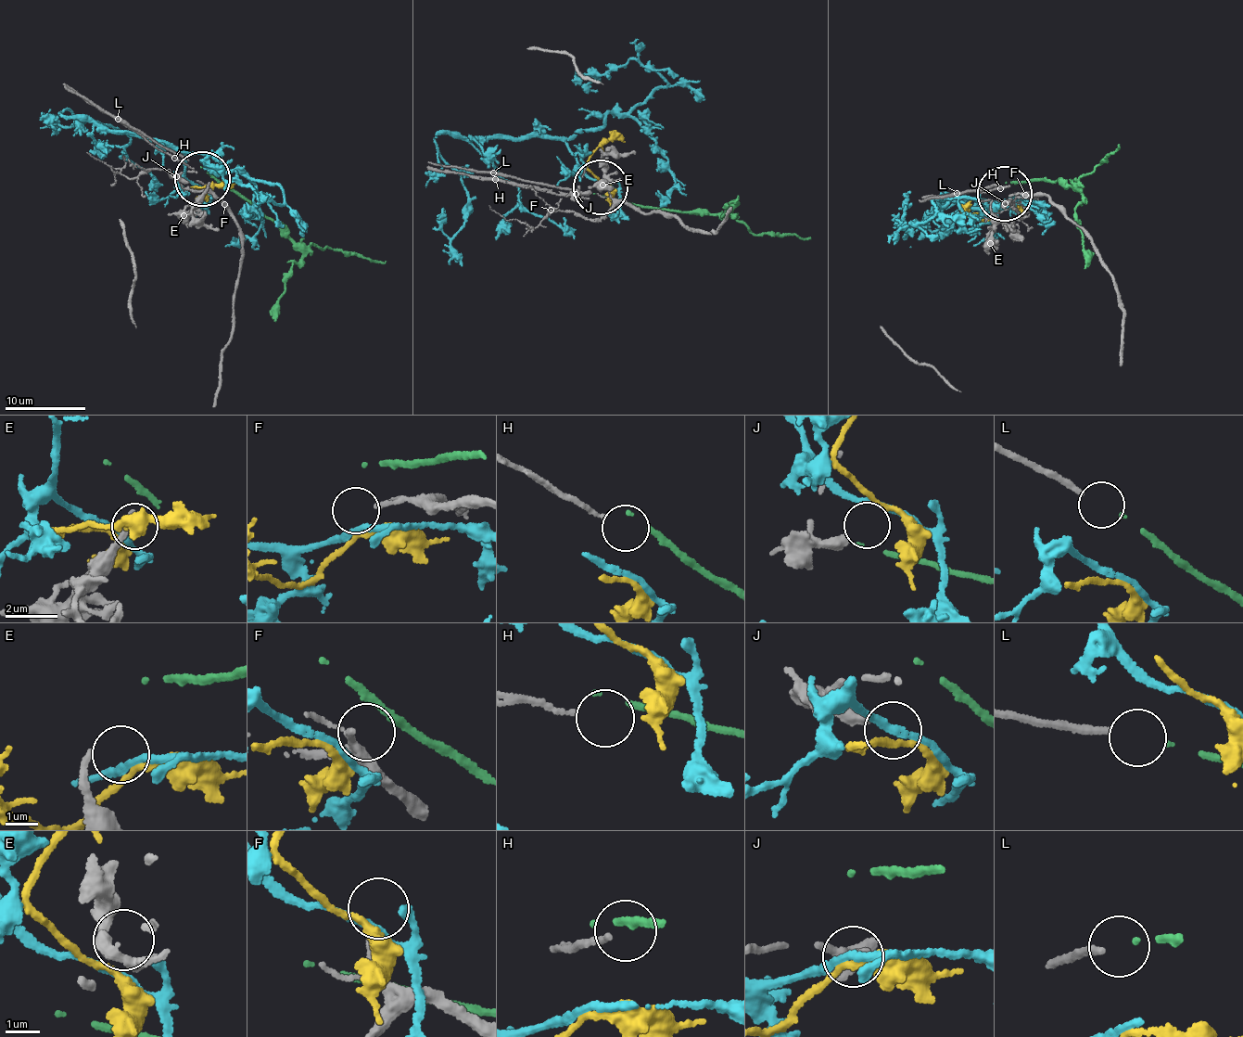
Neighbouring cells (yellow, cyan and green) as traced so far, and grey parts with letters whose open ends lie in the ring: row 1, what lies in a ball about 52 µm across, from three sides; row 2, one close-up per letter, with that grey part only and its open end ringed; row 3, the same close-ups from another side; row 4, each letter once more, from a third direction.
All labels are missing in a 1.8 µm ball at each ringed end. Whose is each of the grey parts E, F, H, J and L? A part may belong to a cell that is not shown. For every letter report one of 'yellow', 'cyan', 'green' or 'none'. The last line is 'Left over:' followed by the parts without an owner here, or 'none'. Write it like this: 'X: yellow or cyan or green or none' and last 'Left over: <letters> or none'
E: none
F: none
H: none
J: yellow
L: green
Left over: E, F, H

